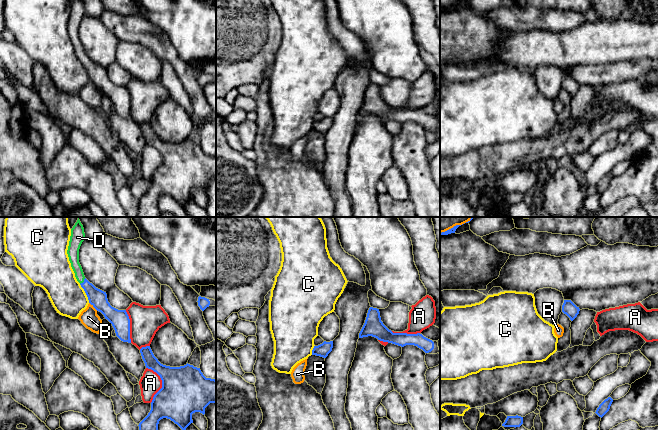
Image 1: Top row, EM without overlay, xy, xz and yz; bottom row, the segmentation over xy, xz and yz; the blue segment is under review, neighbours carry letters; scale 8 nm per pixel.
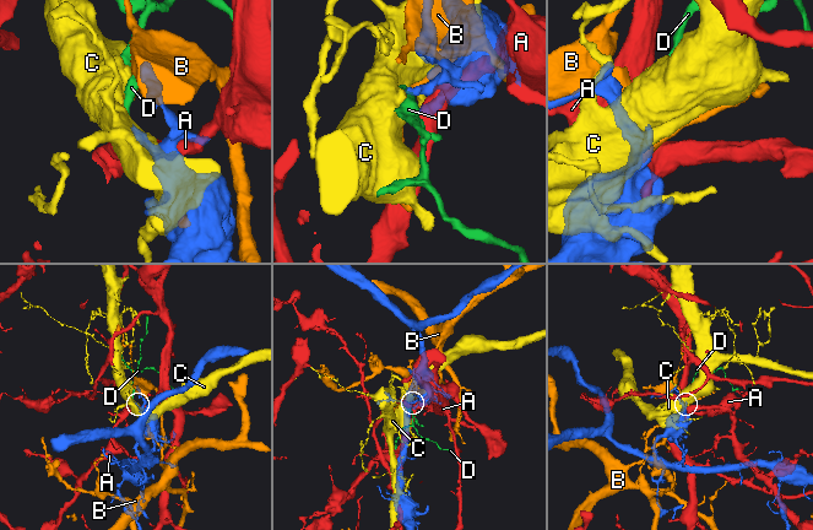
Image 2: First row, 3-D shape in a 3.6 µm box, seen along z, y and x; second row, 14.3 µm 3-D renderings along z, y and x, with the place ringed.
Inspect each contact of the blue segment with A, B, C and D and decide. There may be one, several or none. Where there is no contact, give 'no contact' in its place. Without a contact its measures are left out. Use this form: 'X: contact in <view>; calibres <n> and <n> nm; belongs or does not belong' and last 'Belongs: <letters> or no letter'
A: contact in xy; calibres 380 and 180 nm; does not belong
B: contact in xy; calibres 150 and 140 nm; does not belong
C: contact in xy; calibres 140 and 280 nm; does not belong
D: contact in xy; calibres 140 and 100 nm; belongs
Belongs: D

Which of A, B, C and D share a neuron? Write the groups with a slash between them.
A / B / C / D

